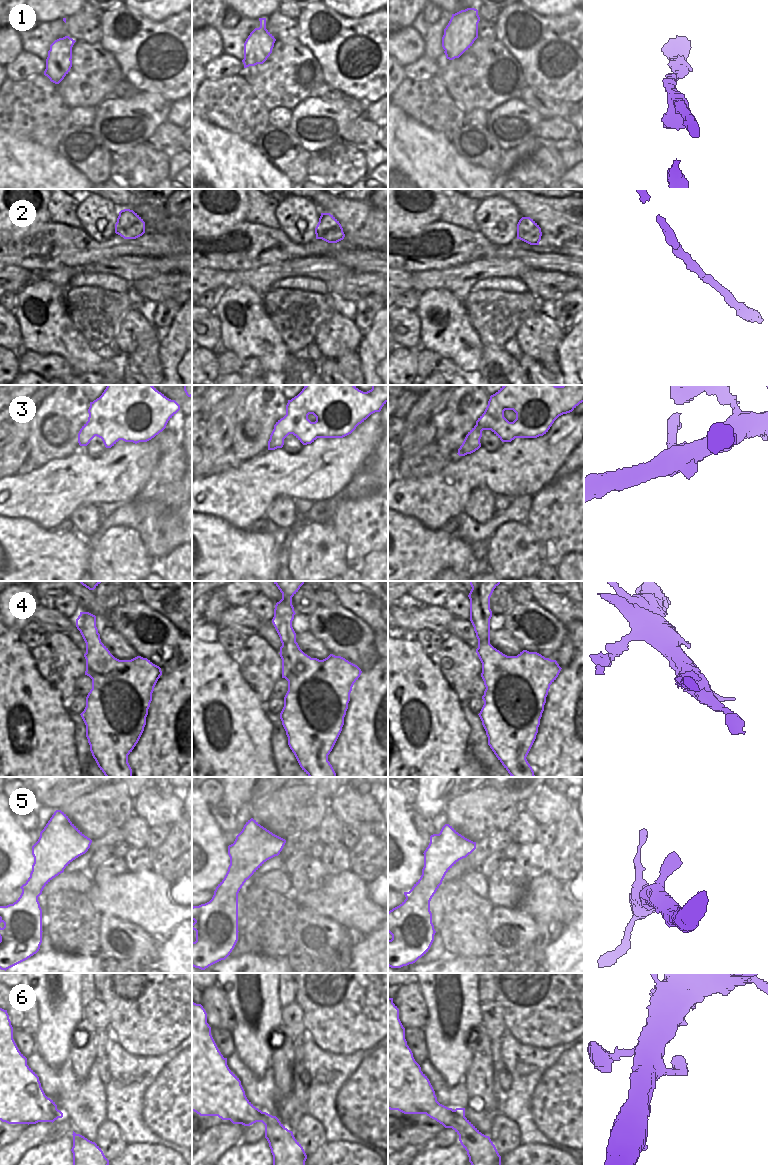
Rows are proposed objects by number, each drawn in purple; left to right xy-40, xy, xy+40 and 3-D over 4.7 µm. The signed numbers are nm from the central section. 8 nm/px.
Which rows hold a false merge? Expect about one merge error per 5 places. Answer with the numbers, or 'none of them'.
4

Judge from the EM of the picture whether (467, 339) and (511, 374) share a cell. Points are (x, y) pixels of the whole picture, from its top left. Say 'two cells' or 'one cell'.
two cells

